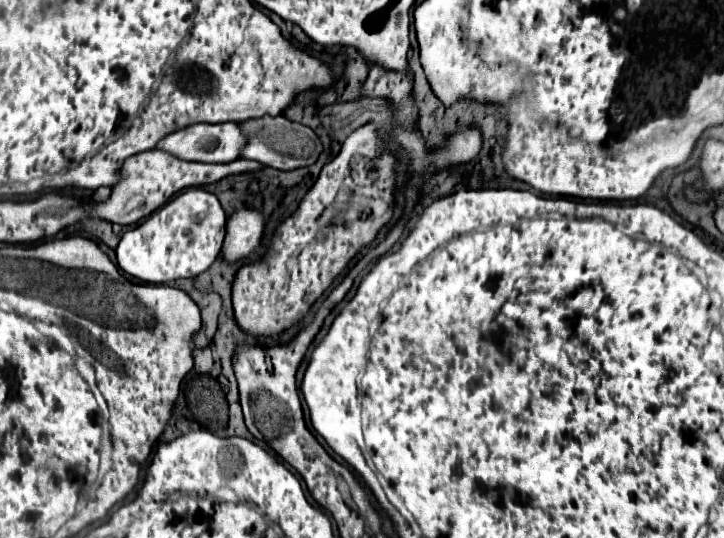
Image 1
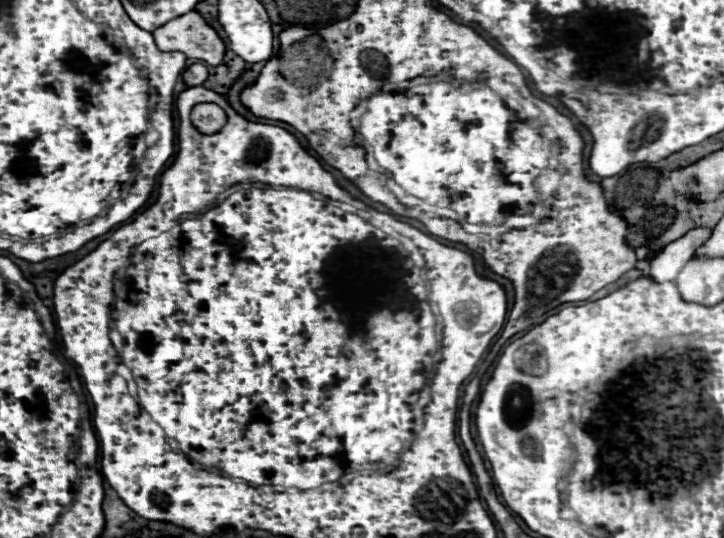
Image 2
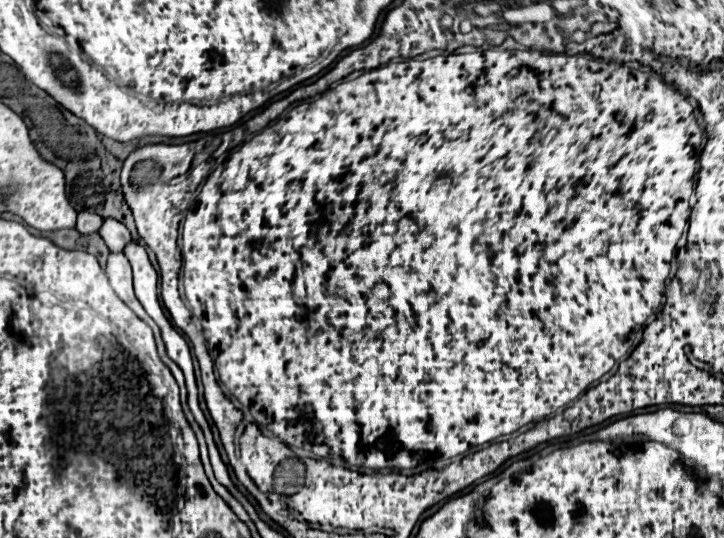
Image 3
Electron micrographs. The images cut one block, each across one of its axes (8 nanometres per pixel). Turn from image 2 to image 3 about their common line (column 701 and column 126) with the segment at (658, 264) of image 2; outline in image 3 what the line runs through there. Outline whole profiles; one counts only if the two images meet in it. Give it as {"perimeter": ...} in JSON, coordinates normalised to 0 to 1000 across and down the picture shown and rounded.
{"perimeter":[[[155,405],[144,409],[144,416],[138,424],[138,439],[144,442],[152,468],[169,468],[182,450],[182,442],[177,435],[177,424],[169,420],[169,413],[157,413]]]}

